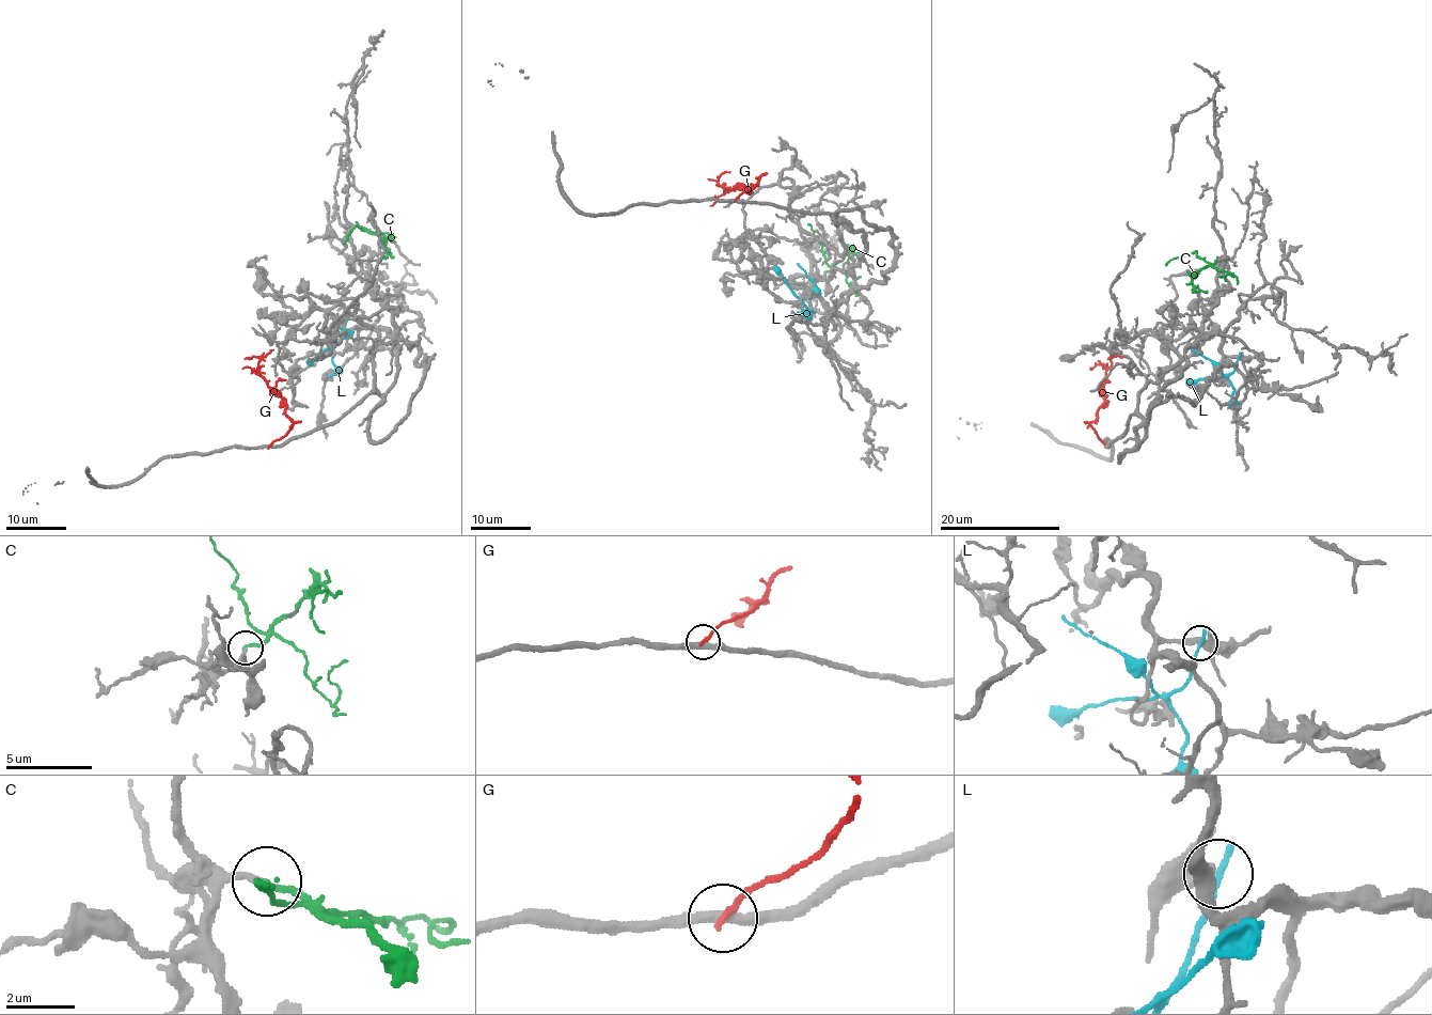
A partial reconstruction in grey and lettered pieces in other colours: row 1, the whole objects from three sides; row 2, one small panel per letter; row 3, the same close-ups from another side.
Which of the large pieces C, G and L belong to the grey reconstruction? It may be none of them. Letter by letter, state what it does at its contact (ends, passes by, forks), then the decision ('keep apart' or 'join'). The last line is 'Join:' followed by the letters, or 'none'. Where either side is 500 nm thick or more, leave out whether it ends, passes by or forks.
C: it ends; join
G: it ends; keep apart
L: it ends; keep apart
Join: C

